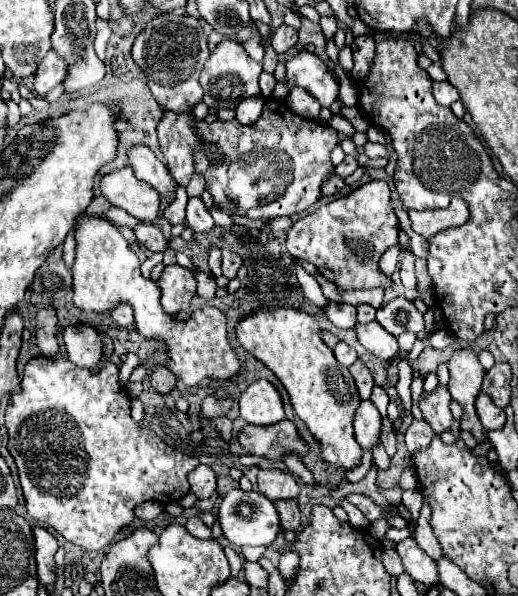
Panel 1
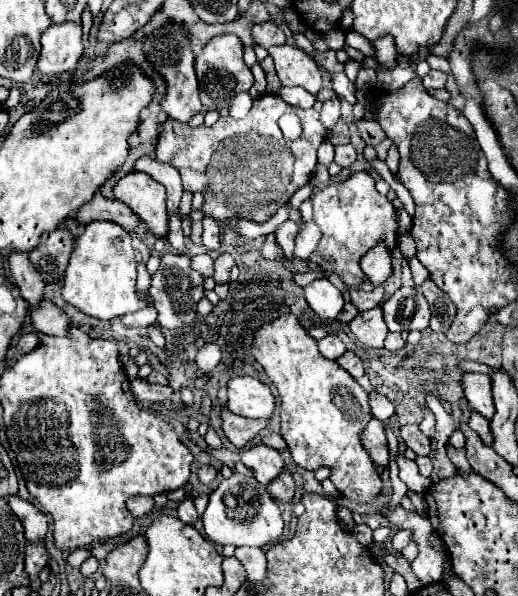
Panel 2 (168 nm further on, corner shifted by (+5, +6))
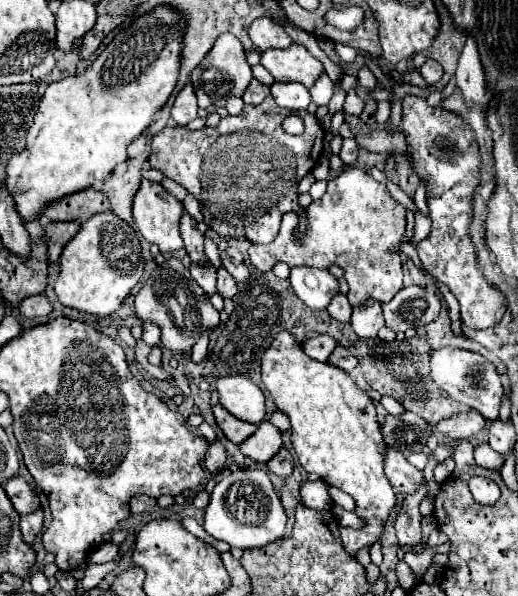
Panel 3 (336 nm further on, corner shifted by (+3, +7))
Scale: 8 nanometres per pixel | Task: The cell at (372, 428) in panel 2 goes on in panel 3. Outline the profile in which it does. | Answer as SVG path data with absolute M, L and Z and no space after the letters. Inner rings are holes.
M392 448L386 450L384 470L392 488L402 496L414 494L416 488L424 482L424 472L412 466L400 452L394 452Z

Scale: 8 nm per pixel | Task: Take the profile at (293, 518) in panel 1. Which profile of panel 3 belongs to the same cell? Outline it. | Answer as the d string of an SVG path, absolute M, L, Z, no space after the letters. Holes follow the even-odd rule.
M282 448L274 458L270 458L270 462L266 464L266 468L268 468L268 472L272 472L272 474L278 474L280 478L286 478L286 476L290 476L292 474L292 454L290 454L290 450L286 450L286 448Z

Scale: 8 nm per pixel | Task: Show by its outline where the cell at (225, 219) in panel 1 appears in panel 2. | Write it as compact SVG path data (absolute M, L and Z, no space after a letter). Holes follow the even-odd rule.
M284 204L278 211L265 223L252 223L246 219L224 219L222 221L222 231L234 231L240 237L246 239L256 239L256 237L266 237L270 233L274 233L275 229L284 221L289 219L288 204Z

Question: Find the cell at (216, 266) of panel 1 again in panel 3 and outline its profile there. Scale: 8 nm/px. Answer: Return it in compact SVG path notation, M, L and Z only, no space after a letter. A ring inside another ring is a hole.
M190 266L190 274L200 284L200 288L206 292L208 298L216 292L216 270L214 268L206 268L206 272L202 272L202 270Z

